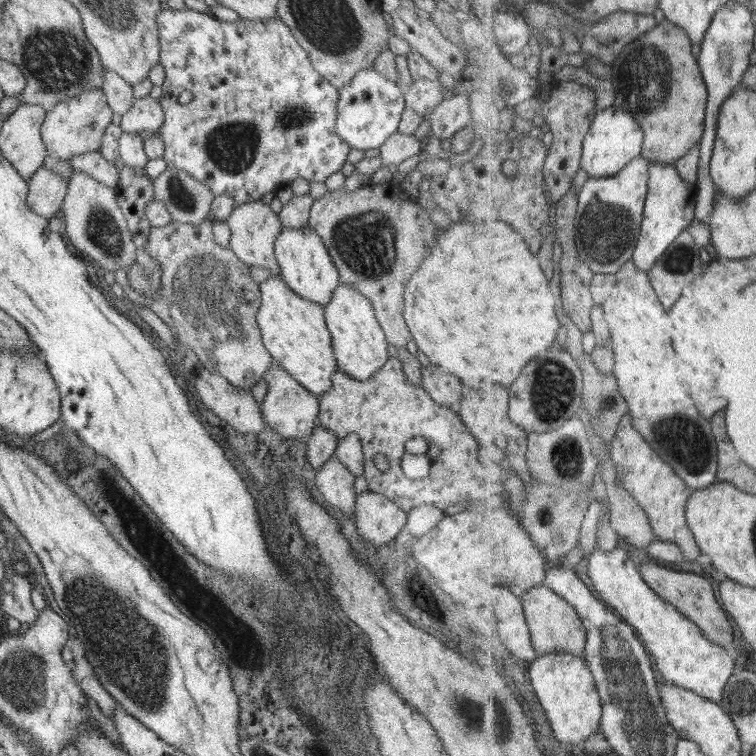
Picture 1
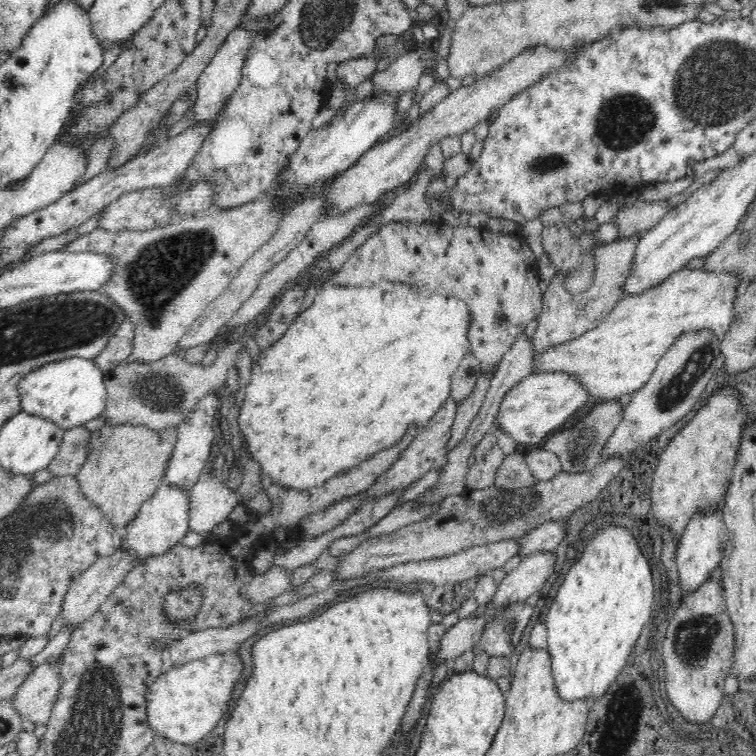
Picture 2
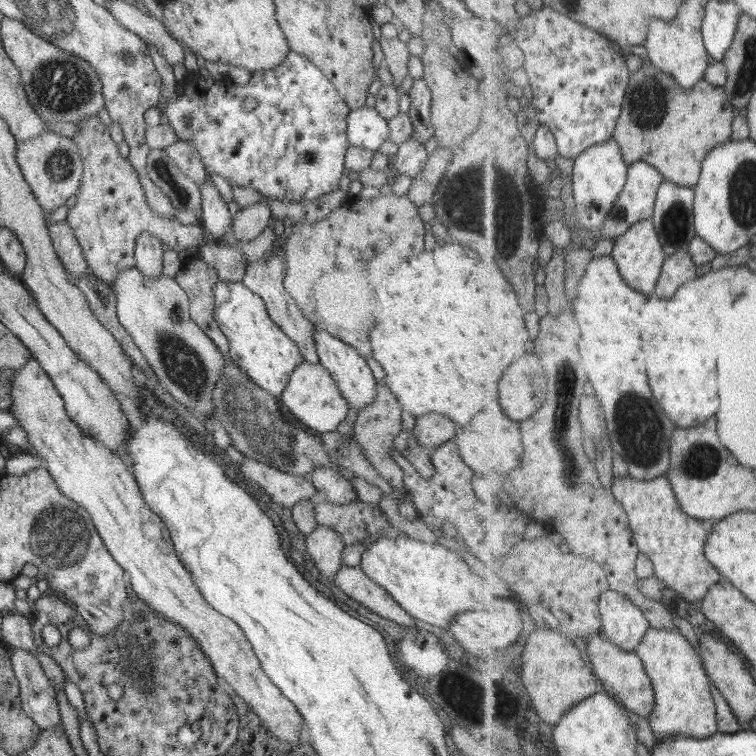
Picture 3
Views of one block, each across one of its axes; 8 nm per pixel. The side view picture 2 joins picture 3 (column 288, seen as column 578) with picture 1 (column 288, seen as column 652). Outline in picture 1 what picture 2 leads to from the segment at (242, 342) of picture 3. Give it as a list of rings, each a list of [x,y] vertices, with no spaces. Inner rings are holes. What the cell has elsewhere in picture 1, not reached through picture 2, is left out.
[[[272,276],[259,283],[259,289],[261,305],[256,320],[272,360],[284,367],[308,392],[322,396],[332,388],[332,377],[337,371],[332,335],[325,321],[324,307],[302,298],[280,276]]]

